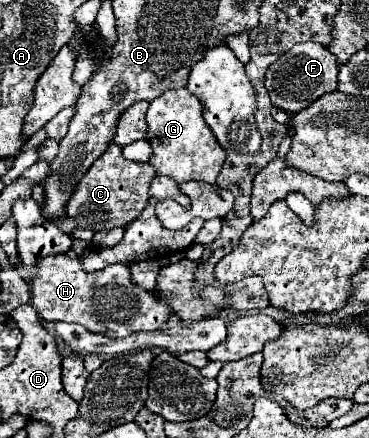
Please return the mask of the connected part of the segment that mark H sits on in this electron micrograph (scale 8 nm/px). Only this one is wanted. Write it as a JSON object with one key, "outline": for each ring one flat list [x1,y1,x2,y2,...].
{"outline":[[48,255,40,261,40,269,32,279,30,291,30,303,44,321,78,323,88,331,106,337,128,337,138,331,164,329,172,315,170,303,160,299,154,291,146,291,136,285,130,269,122,263,88,273,82,269,80,259,68,259,68,255]]}

